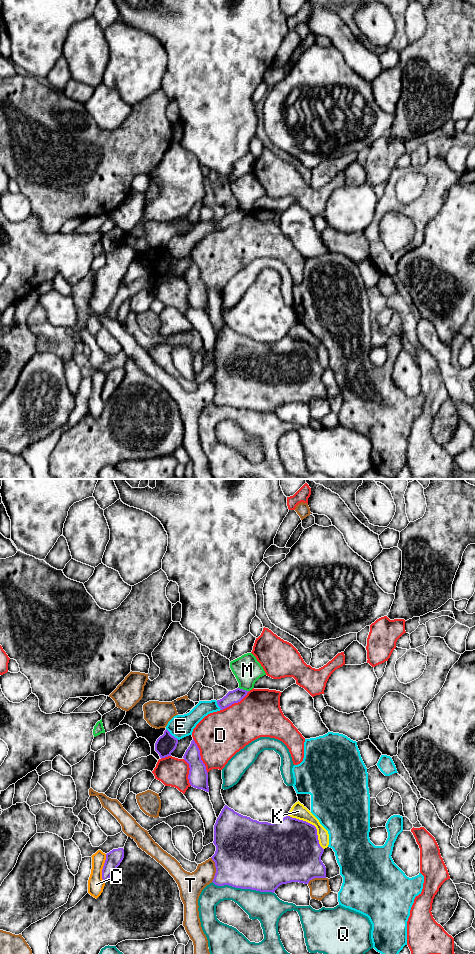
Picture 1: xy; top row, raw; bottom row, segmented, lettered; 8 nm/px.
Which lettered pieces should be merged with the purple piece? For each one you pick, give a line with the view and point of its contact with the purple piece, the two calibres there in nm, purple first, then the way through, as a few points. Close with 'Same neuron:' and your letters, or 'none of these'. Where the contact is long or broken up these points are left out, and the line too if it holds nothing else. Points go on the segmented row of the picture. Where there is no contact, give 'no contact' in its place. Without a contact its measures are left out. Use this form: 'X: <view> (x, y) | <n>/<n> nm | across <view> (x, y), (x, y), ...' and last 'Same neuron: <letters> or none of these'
Same neuron: none of these

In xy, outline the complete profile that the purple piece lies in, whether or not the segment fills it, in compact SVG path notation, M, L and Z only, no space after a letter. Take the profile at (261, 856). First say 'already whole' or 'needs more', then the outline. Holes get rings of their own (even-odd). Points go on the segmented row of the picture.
already whole | M225 805L214 825L213 843L216 851L211 858L215 862L216 873L212 882L217 886L229 885L274 893L282 884L291 882L308 884L314 878L326 878L326 867L321 861L324 849L319 844L317 829L303 820L286 816L274 823L259 822Z

